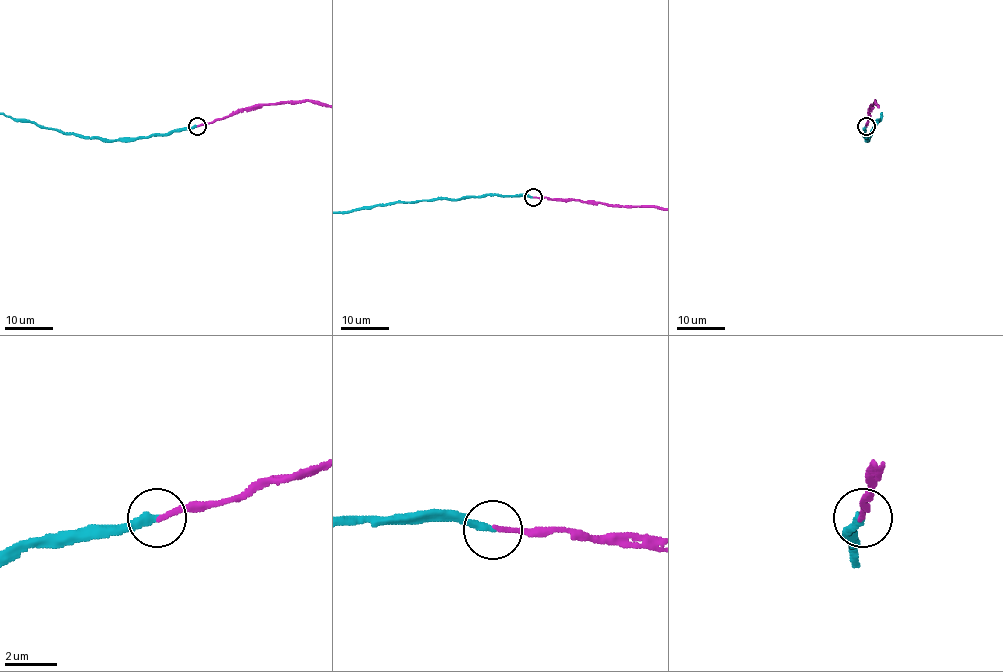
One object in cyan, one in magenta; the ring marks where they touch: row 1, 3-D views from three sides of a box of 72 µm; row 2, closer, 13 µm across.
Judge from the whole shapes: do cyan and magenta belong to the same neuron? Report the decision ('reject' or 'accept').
reject

